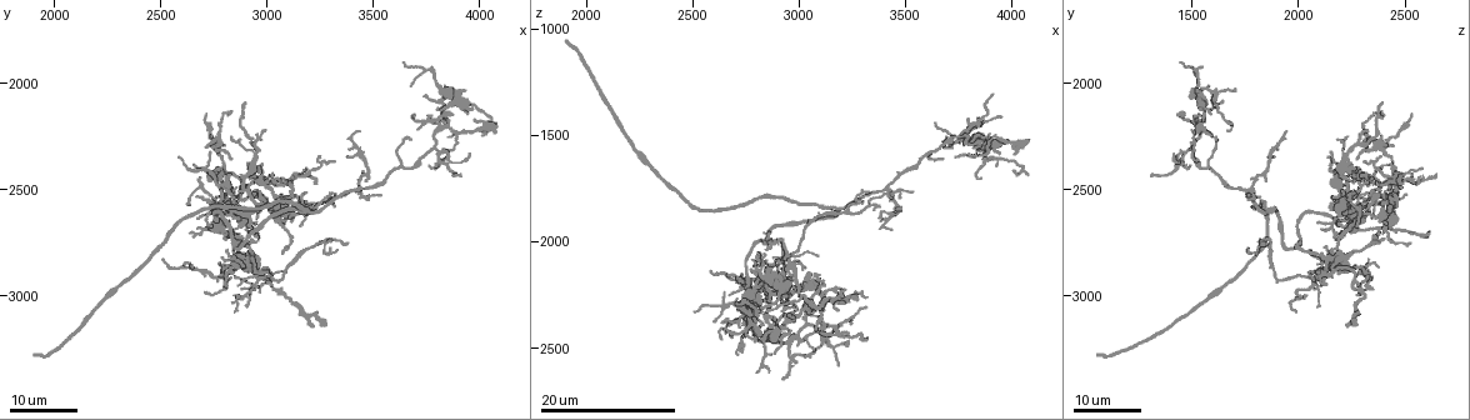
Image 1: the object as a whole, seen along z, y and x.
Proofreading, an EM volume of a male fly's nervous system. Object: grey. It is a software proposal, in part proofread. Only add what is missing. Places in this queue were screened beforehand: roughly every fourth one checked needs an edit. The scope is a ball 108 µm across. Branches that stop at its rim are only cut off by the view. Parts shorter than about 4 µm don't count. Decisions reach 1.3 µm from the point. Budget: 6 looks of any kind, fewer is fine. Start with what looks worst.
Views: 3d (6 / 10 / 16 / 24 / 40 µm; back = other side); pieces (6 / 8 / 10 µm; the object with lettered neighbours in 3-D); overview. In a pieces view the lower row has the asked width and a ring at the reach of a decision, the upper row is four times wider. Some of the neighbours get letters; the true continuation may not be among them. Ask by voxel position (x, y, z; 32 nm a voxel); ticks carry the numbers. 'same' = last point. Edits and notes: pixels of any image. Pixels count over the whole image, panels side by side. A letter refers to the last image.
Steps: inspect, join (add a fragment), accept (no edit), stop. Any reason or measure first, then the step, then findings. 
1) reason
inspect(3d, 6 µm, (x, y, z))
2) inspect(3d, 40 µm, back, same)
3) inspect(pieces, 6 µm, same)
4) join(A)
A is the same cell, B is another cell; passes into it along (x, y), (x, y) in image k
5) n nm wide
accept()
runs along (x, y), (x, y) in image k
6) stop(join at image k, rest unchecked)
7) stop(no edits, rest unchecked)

branch stops here
inspect(3d, 24 µm, (3080, 2800, 2160))

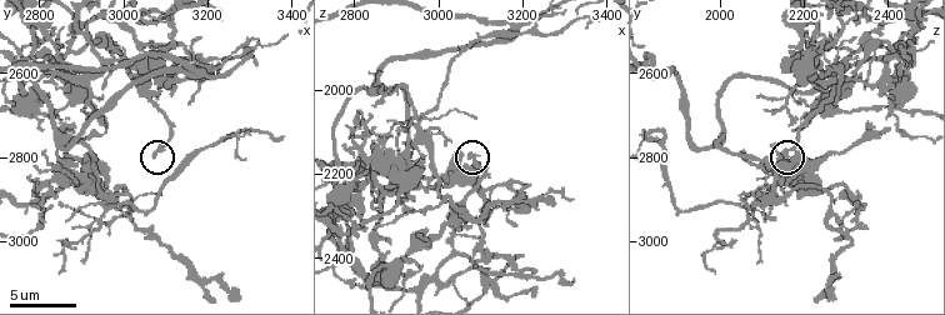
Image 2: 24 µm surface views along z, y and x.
inspect(pieces, 8 µm, (3070, 2800, 2160))

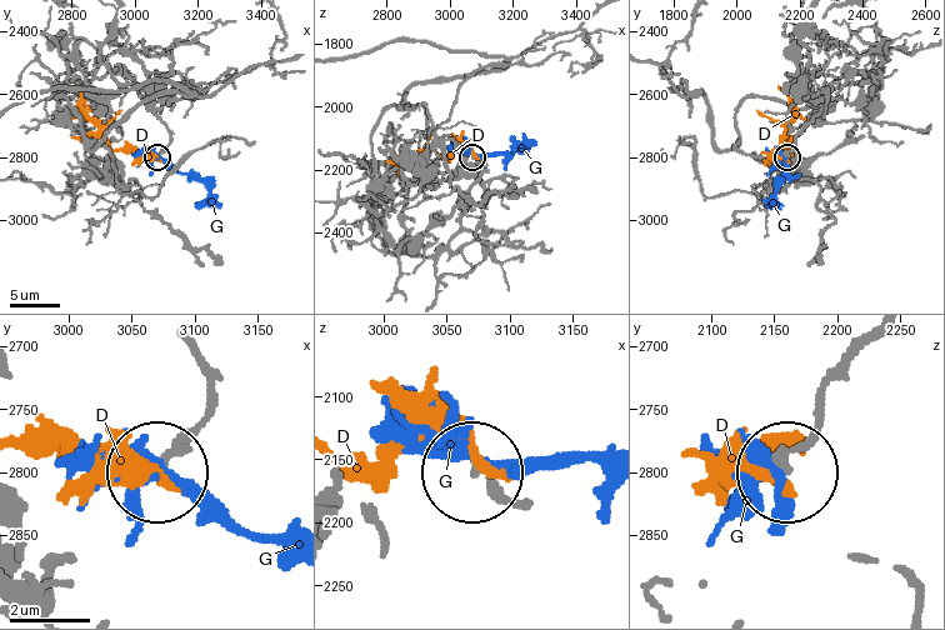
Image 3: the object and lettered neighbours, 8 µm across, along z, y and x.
accept()
D and G are other cells; runs along (875, 341), (835, 381), (821, 421), (784, 469) in image 3; no lettered fragment goes on from it

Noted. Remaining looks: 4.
tapers out
inspect(pieces, 8 µm, (2855, 3075, 1985))

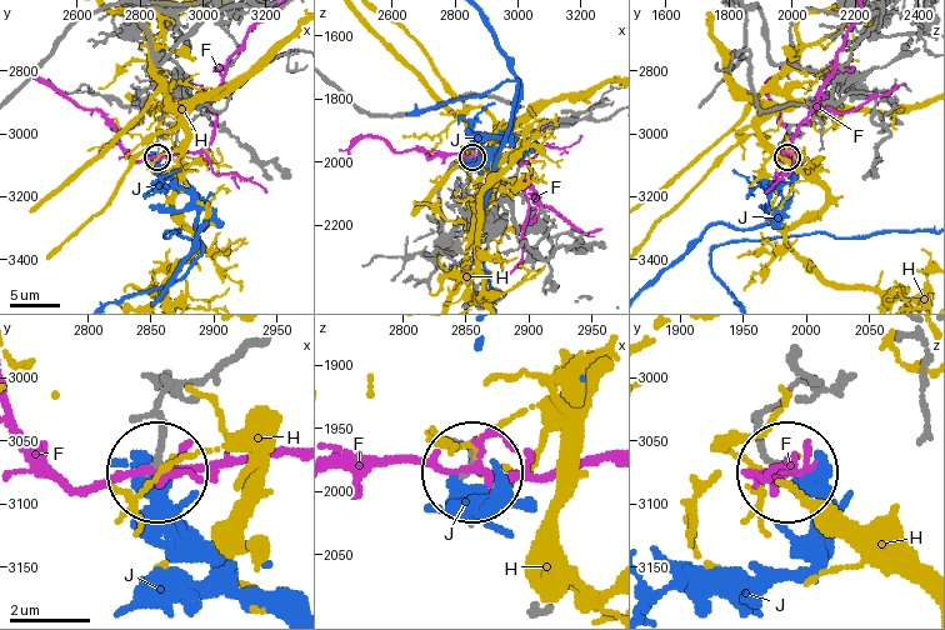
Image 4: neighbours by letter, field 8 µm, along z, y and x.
150 nm wide
accept()
F, H and J are other cells; no lettered fragment goes on from it

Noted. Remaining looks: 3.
free end
inspect(3d, 16 µm, (3870, 2150, 1440))

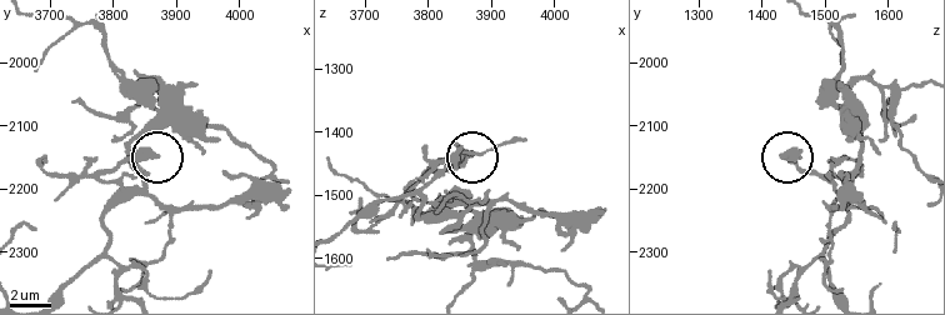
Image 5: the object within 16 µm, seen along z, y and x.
inspect(pieces, 10 µm, (3870, 2150, 1435))

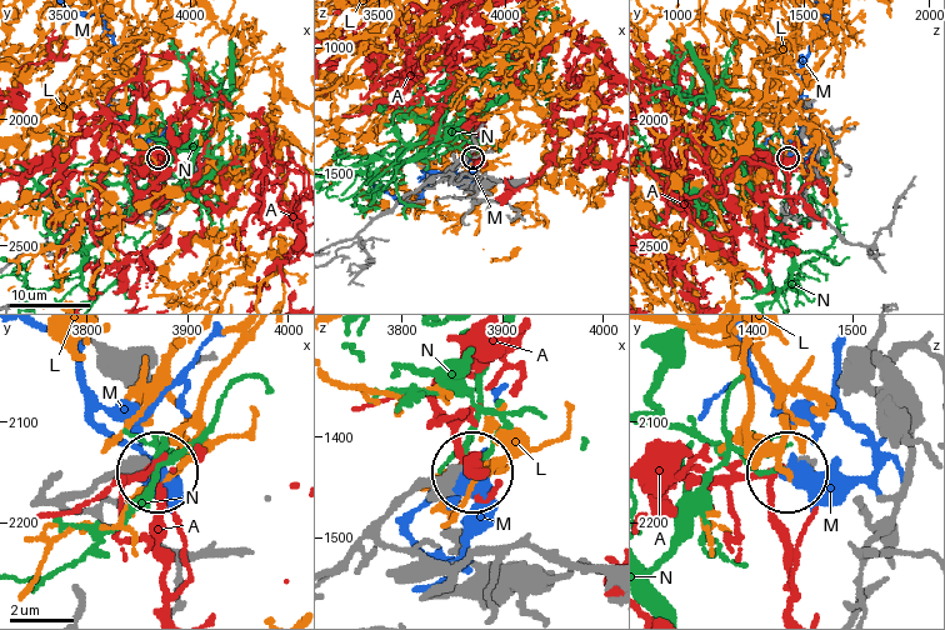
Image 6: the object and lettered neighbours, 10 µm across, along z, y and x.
360 nm wide
accept()
A, L, M and N are other cells; none of them fits

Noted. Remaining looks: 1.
stop(no edits, rest unchecked)

